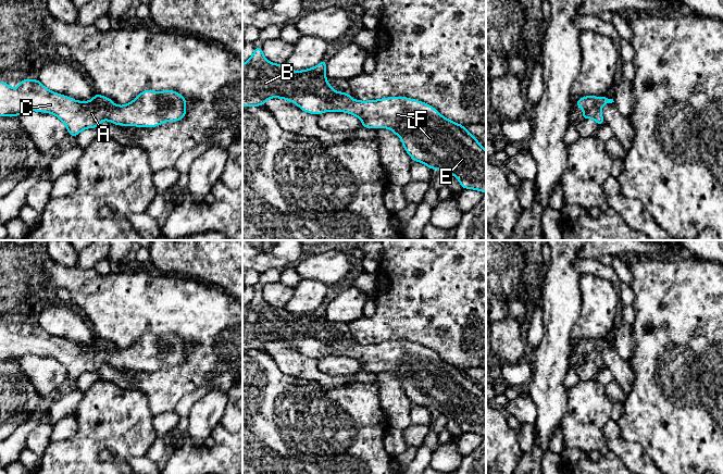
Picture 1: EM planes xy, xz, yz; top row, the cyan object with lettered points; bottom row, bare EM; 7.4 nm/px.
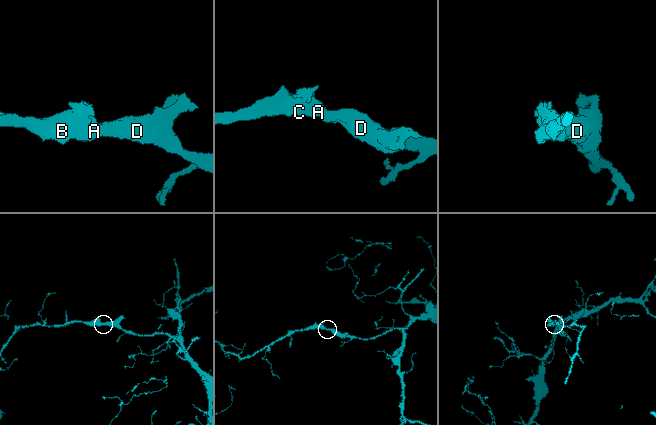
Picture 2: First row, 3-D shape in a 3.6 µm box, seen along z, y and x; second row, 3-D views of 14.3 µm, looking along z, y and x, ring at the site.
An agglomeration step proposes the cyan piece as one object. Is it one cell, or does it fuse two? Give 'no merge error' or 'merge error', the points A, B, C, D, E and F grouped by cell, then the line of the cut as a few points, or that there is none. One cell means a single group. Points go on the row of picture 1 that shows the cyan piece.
no merge error; groups A B C D E F; cut none

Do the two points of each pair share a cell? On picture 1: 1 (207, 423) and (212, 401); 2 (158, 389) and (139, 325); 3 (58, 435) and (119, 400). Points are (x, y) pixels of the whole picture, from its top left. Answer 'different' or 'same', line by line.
1: same
2: same
3: different

